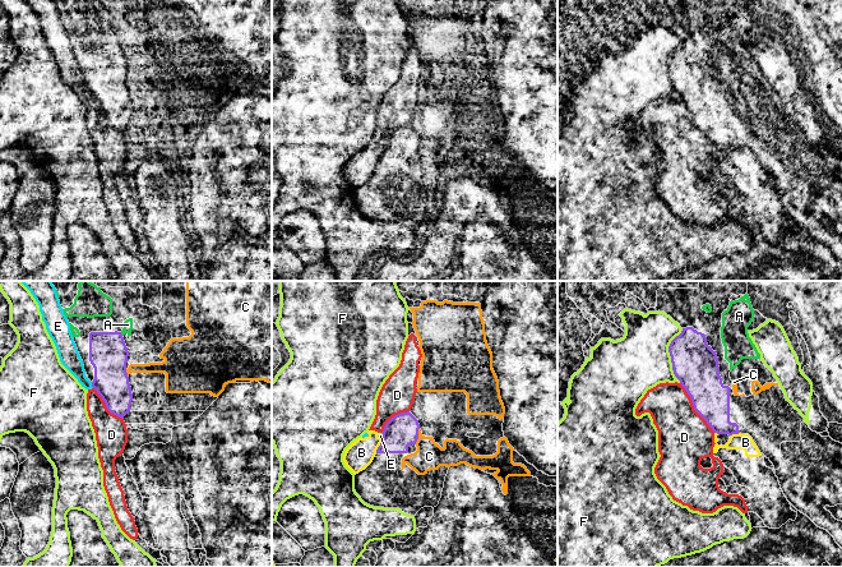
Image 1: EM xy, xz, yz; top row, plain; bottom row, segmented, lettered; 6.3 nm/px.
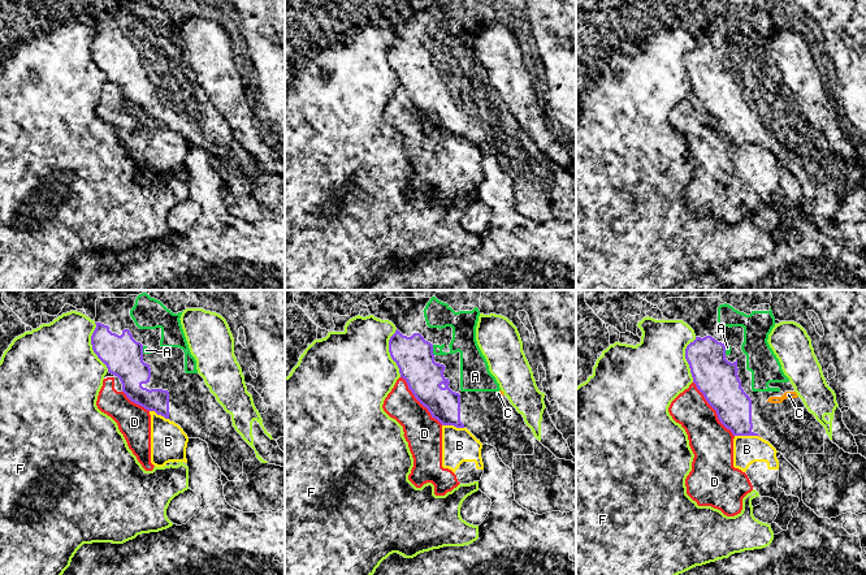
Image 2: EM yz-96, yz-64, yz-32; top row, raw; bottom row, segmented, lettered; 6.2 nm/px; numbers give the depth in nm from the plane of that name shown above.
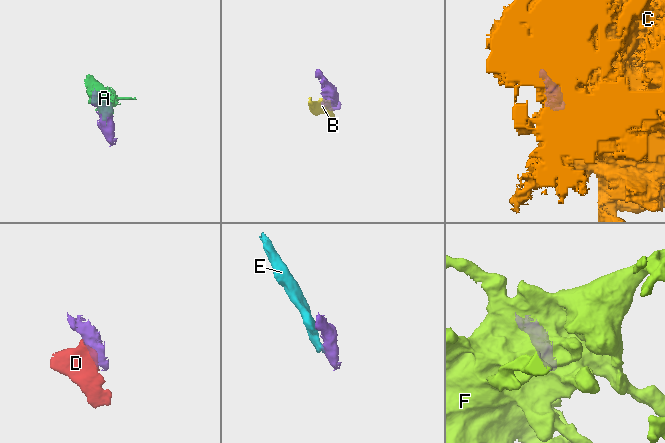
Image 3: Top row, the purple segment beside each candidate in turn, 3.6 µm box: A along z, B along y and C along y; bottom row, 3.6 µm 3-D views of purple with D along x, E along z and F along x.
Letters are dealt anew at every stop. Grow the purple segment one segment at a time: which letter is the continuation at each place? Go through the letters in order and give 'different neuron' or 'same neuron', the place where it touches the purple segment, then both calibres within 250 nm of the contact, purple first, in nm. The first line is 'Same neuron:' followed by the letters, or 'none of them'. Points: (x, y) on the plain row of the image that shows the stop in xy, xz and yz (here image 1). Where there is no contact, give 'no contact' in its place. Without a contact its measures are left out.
Same neuron: A
A: same neuron; meets purple in xy at (120, 47); 240 nm thick on the purple side, 60 nm on the other
B: different neuron; meets purple in xz at (379, 160); 200 nm thick on the purple side, 170 nm on the other
C: different neuron; meets purple in xz at (417, 150); 200 nm thick on the purple side, 180 nm on the other
D: different neuron; meets purple in yz at (694, 121); 280 nm thick on the purple side, 340 nm on the other
E: different neuron; meets purple in xy at (92, 98); 240 nm thick on the purple side, 130 nm on the other
F: different neuron; meets purple in yz at (670, 69); 280 nm thick on the purple side, 360 nm on the other

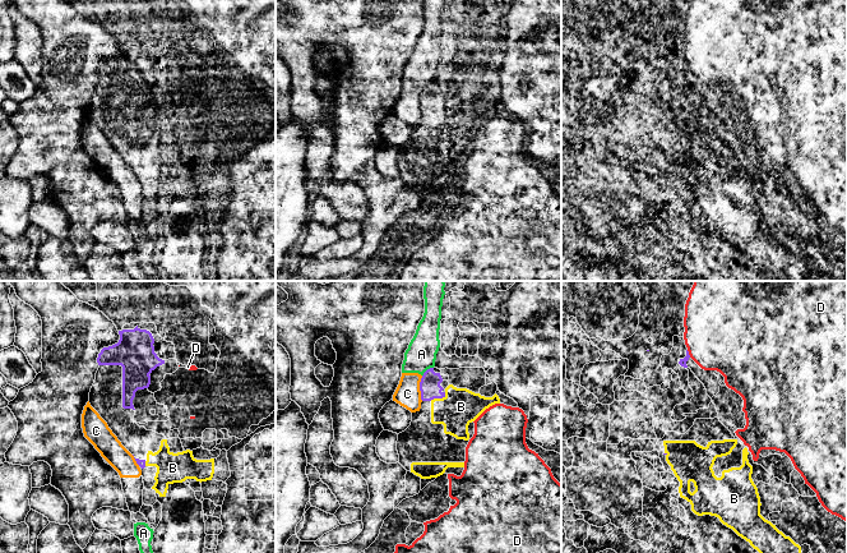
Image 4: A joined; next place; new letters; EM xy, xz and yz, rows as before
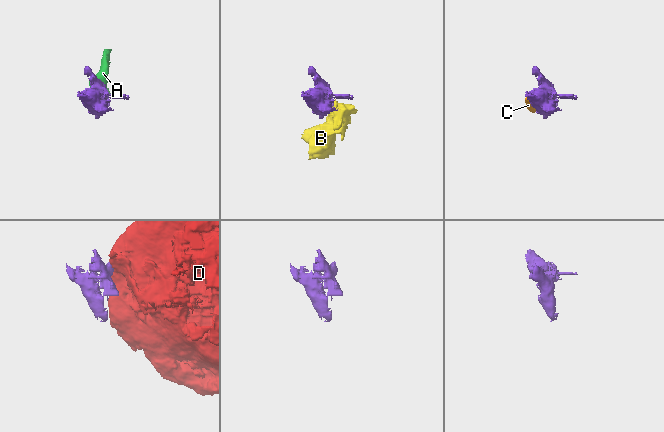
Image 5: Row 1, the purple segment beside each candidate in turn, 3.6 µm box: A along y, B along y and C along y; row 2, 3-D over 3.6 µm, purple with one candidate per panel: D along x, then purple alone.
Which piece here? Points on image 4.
Same neuron: B
A: different neuron; meets purple in xz at (426, 84); 130 nm thick on the purple side, 190 nm on the other
B: same neuron; meets purple in xz at (438, 111); 130 nm thick on the purple side, 240 nm on the other
C: different neuron; meets purple in xz at (420, 102); 130 nm thick on the purple side, 160 nm on the other
D: different neuron; meets purple in yz at (688, 68); 50 nm thick on the purple side, 460 nm on the other

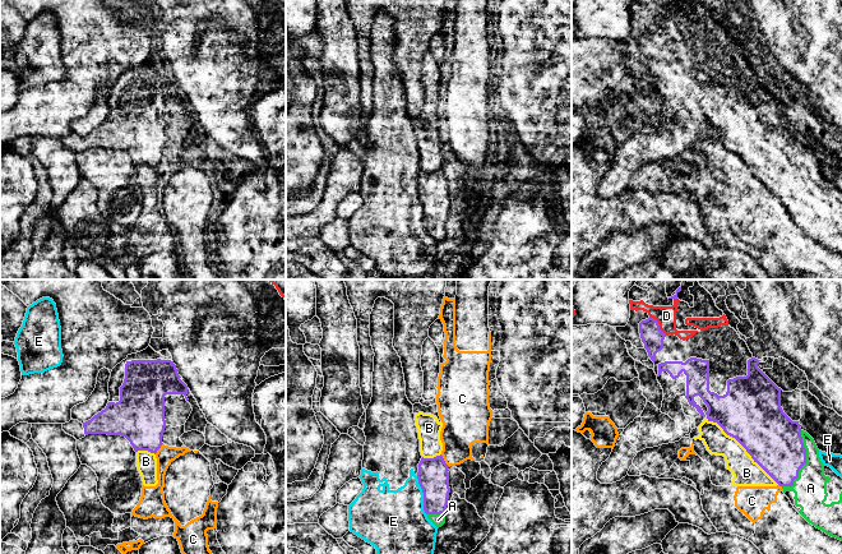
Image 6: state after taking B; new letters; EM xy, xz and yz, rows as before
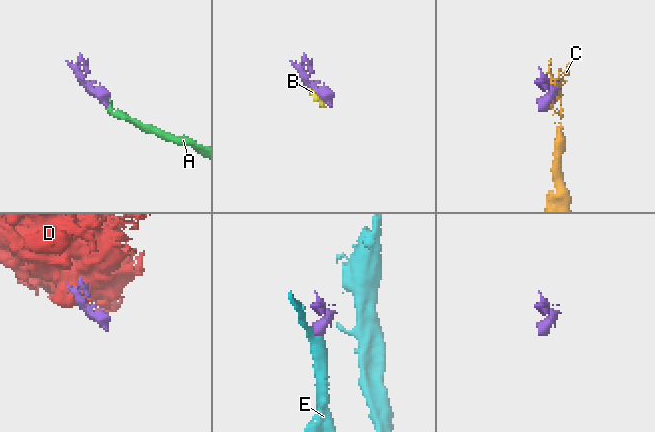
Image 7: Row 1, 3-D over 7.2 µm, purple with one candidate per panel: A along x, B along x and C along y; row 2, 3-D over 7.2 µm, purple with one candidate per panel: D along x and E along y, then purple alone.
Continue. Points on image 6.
Same neuron: A
A: same neuron; meets purple in yz at (805, 176); 340 nm thick on the purple side, 200 nm on the other
B: different neuron; meets purple in yz at (744, 161); 380 nm thick on the purple side, 170 nm on the other
C: different neuron; meets purple in xz at (444, 175); 200 nm thick on the purple side, 260 nm on the other
D: different neuron; meets purple in yz at (658, 38); 140 nm thick on the purple side, 130 nm on the other
E: different neuron; meets purple in xz at (424, 209); 200 nm thick on the purple side, 400 nm on the other

